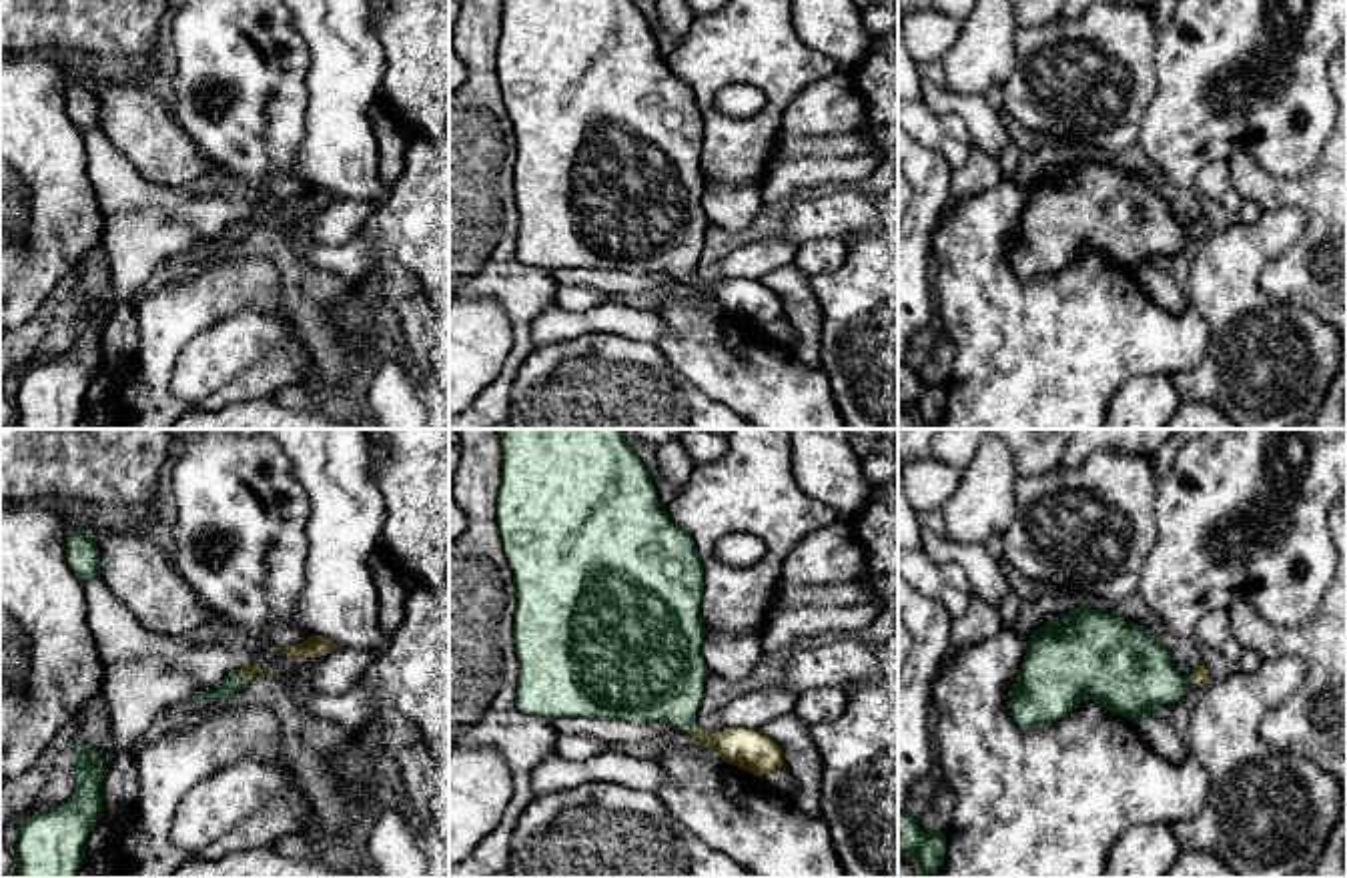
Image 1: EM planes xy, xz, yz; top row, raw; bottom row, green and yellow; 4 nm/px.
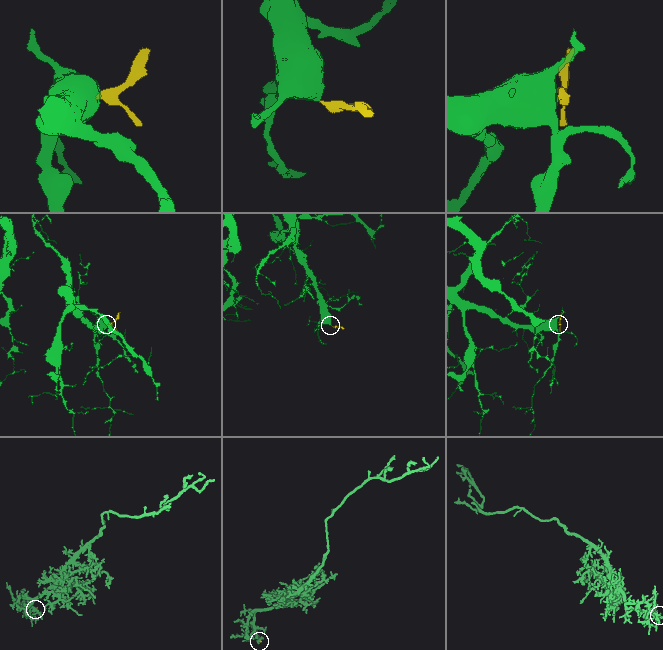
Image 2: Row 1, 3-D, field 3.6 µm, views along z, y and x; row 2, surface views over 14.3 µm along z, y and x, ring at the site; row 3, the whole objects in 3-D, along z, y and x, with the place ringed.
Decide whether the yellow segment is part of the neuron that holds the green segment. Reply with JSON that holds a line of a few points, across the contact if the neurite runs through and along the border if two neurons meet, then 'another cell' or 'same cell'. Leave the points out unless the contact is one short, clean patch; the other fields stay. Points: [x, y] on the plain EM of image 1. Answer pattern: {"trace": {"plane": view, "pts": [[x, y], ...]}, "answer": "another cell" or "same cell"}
{"trace": {"plane": "xy", "pts": [[233, 233], [243, 229], [247, 223]]}, "answer": "same cell"}

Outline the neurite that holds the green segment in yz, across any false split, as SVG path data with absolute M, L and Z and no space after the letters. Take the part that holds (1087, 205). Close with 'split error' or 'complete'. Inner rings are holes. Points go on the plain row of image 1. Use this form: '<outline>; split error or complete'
M1074 158L1028 188L1006 253L1024 281L1058 273L1082 249L1139 275L1159 257L1177 255L1193 235L1211 233L1203 212L1183 229L1163 192L1102 160Z; split error

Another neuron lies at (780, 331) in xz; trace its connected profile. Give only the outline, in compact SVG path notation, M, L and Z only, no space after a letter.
M782 317L760 329L760 335L782 347L792 347L792 325Z

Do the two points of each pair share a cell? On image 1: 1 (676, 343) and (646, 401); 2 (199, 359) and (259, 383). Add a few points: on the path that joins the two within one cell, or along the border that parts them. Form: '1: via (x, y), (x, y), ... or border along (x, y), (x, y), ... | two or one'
1: border along (654, 341), (668, 361), (700, 391) | two
2: border along (275, 347), (245, 365), (199, 403) | two

